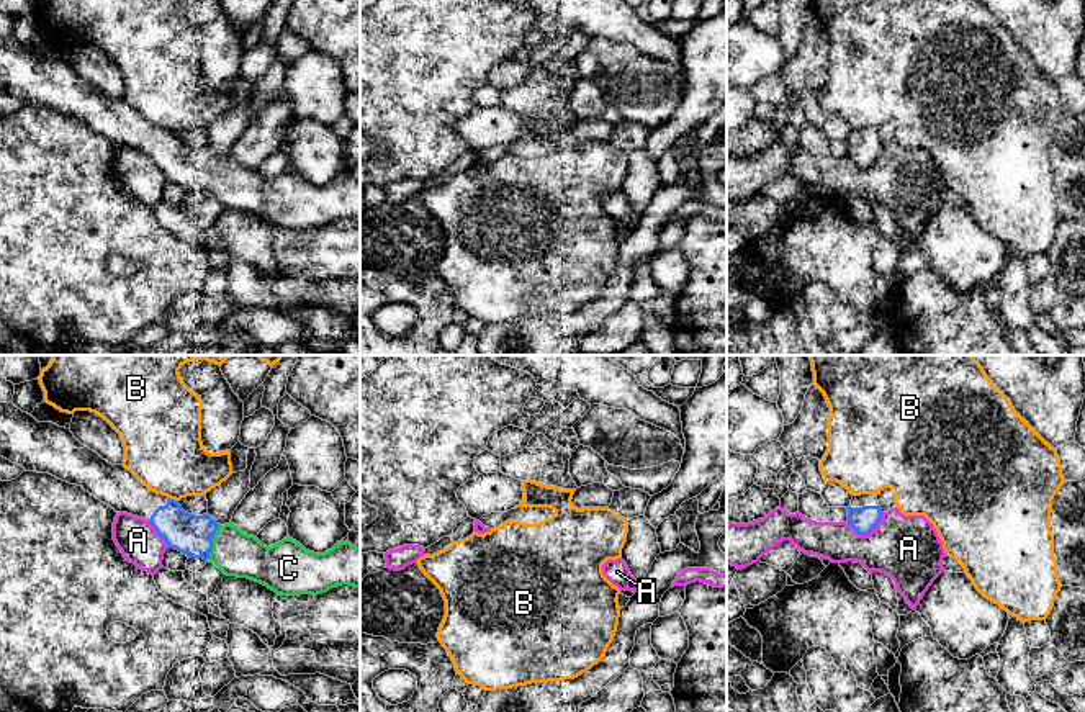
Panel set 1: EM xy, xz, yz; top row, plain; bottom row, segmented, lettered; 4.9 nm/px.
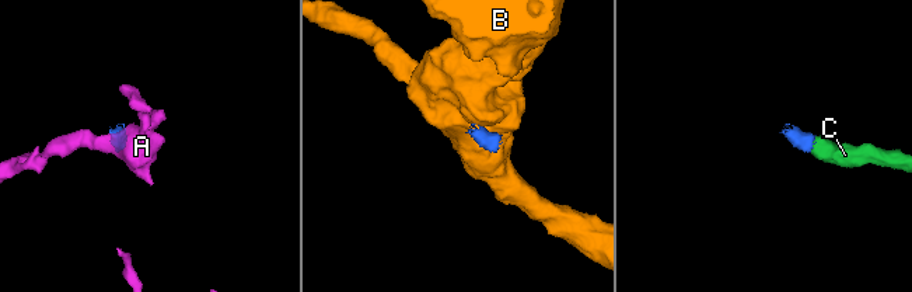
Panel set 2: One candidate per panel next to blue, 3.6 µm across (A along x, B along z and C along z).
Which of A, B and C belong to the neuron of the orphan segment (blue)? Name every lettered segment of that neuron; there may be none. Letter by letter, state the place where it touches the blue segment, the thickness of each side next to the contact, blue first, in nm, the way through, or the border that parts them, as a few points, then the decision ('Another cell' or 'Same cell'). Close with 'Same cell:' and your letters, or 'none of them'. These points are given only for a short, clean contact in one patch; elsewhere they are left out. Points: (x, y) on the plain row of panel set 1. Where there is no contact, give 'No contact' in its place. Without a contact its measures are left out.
A: Touches blue at yz (868, 167). Thickness 130 nm (blue) against 320 nm. Boundary: yz (884, 146), (868, 167), (858, 167), (848, 157). Another cell
B: Touches blue at xy (174, 133). Thickness 200 nm (blue) against 380 nm. Boundary: xy (169, 130), (177, 135). Another cell
C: Touches blue at xy (211, 175). Thickness 200 nm (blue) against 220 nm. Same cell
Same cell: C

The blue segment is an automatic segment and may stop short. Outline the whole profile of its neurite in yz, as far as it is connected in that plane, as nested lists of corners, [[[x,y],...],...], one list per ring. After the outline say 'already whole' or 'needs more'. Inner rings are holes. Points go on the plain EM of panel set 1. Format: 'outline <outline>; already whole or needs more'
outline [[[853,129],[848,142],[848,155],[859,169],[869,169],[882,152],[882,142],[877,129]]]; needs more

